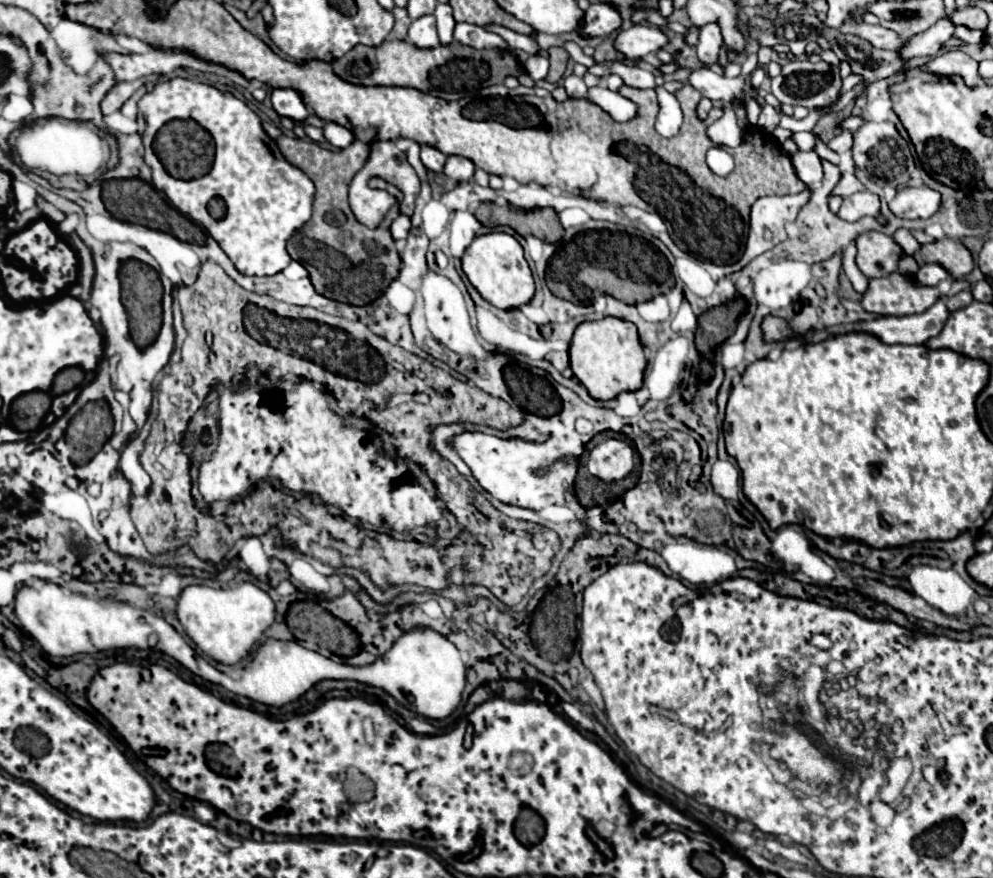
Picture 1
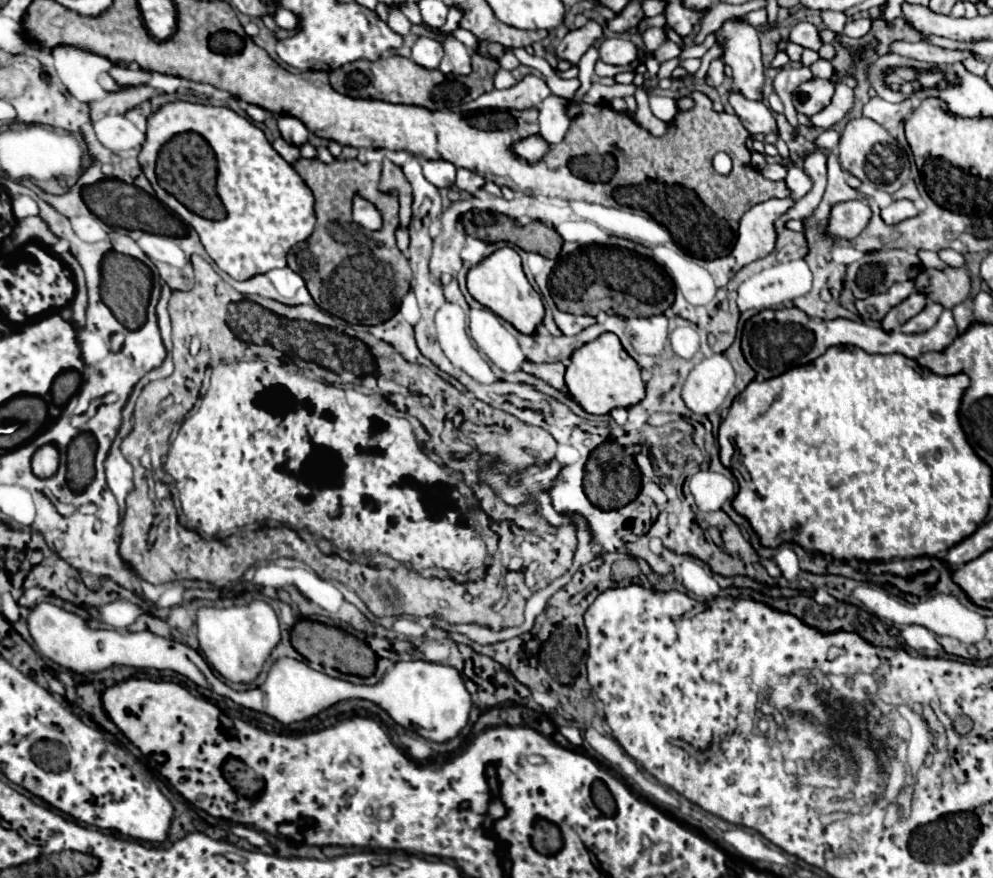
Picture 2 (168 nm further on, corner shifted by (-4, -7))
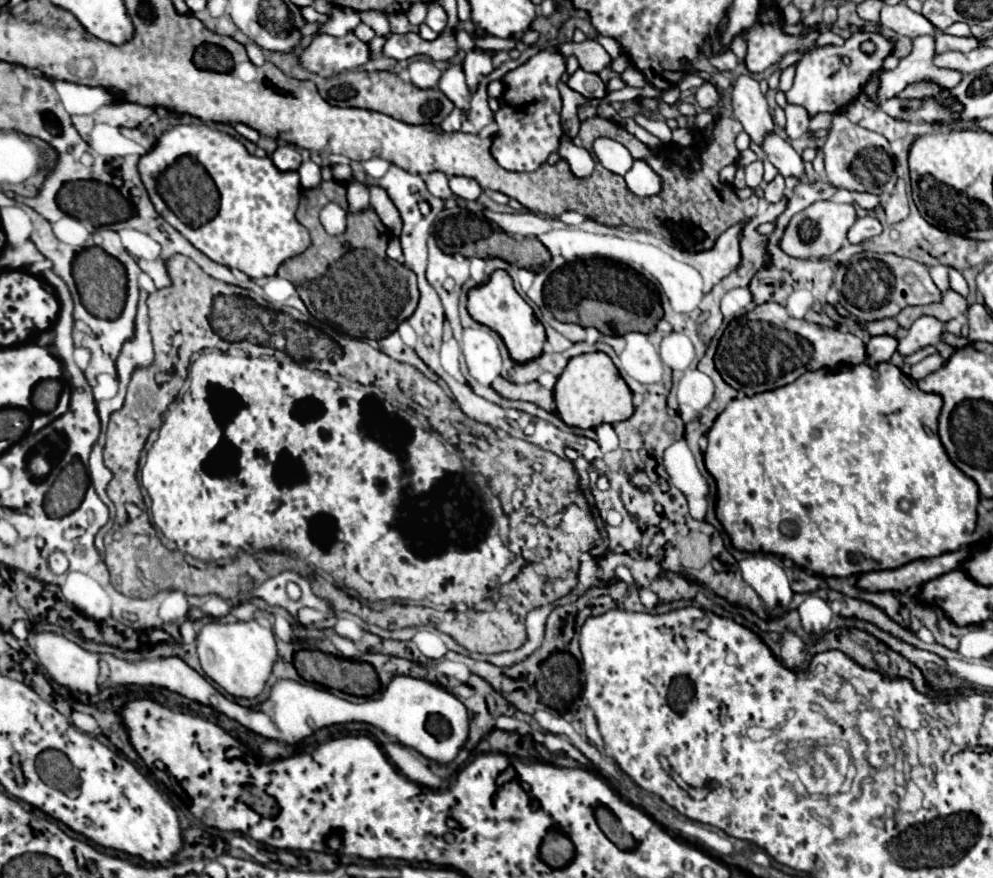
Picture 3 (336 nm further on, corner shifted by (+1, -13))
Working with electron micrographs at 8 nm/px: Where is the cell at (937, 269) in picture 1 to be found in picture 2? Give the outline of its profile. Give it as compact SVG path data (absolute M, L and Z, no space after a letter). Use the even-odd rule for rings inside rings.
M915 290L909 298L905 298L901 304L897 304L893 310L889 310L889 314L883 318L881 326L885 330L891 330L891 332L885 332L879 326L869 326L865 322L853 322L853 320L845 320L845 318L835 318L829 322L827 320L815 322L799 308L763 310L745 322L741 348L743 348L747 362L757 372L757 376L761 374L763 378L773 378L773 376L779 376L779 374L791 370L793 366L809 364L817 356L821 356L829 346L857 346L869 354L899 352L899 354L905 354L909 358L919 358L921 354L931 352L931 350L945 350L953 342L953 338L959 334L951 310L943 310L937 324L925 332L903 334L903 332L895 330L897 326L901 326L901 322L905 322L905 318L911 318L913 314L921 312L927 302L929 302L929 296L925 292Z

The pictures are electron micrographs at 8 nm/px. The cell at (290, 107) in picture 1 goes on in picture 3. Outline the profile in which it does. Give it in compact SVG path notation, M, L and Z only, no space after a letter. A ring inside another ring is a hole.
M278 146L278 150L272 154L272 162L280 172L294 172L300 168L300 154L290 146Z

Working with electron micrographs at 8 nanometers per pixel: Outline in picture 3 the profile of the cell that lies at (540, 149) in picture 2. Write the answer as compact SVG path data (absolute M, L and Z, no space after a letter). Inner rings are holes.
M542 50L536 56L528 58L516 70L510 70L502 76L506 90L500 100L500 108L494 112L498 132L492 136L492 156L496 162L512 172L532 172L552 152L558 152L560 138L564 134L560 110L562 100L558 92L560 76L566 70L566 60L554 50Z

